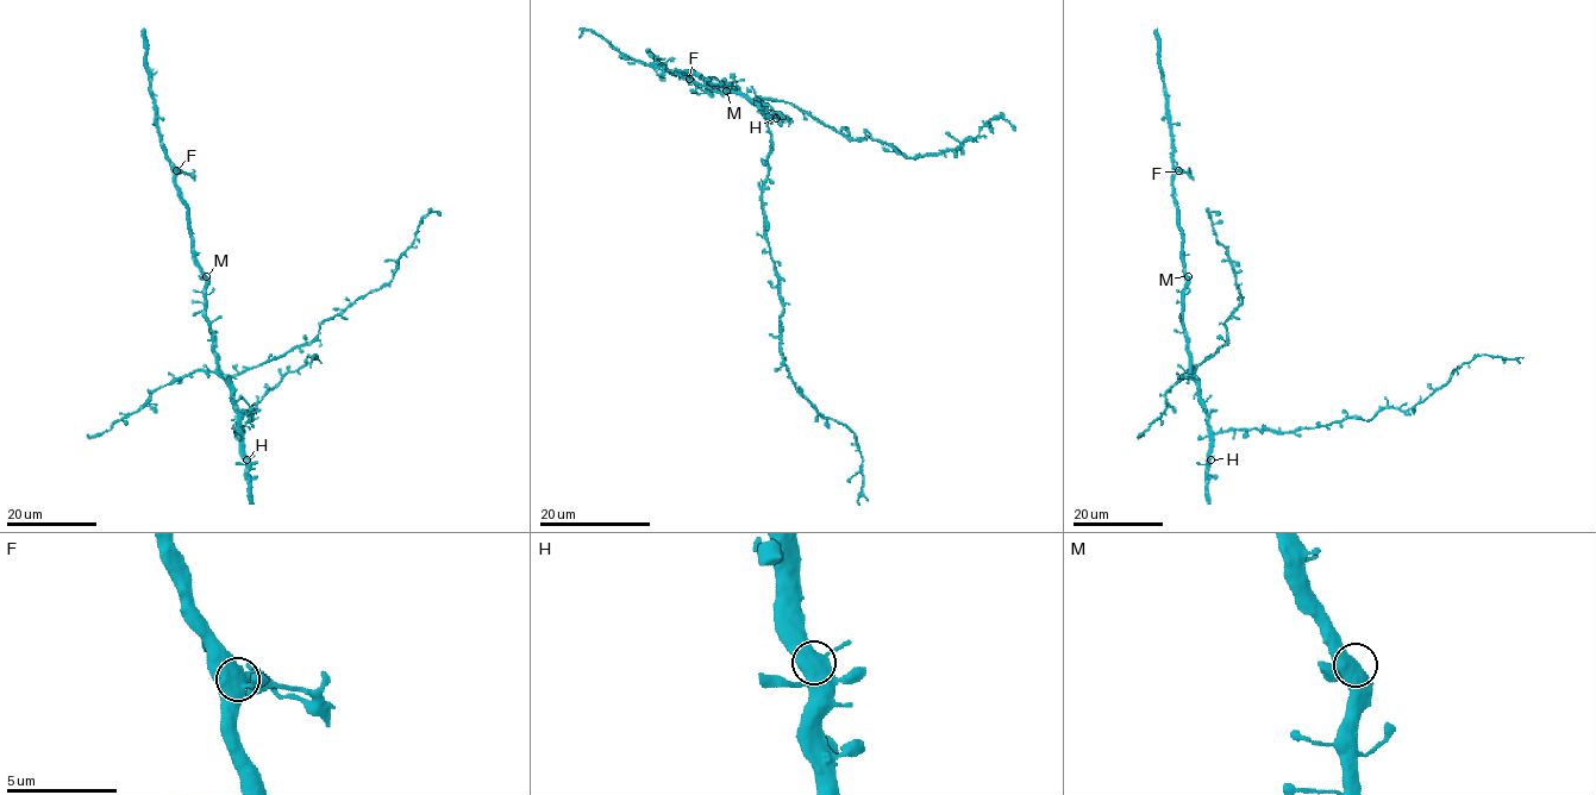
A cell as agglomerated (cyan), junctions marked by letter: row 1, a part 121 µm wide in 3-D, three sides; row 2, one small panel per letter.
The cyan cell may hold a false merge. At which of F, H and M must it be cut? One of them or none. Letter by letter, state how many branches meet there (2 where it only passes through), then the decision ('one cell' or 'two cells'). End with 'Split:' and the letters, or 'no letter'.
F: 3 branches meet; two cells
H: 3 branches meet; one cell
M: 3 branches meet; one cell
Split: F

